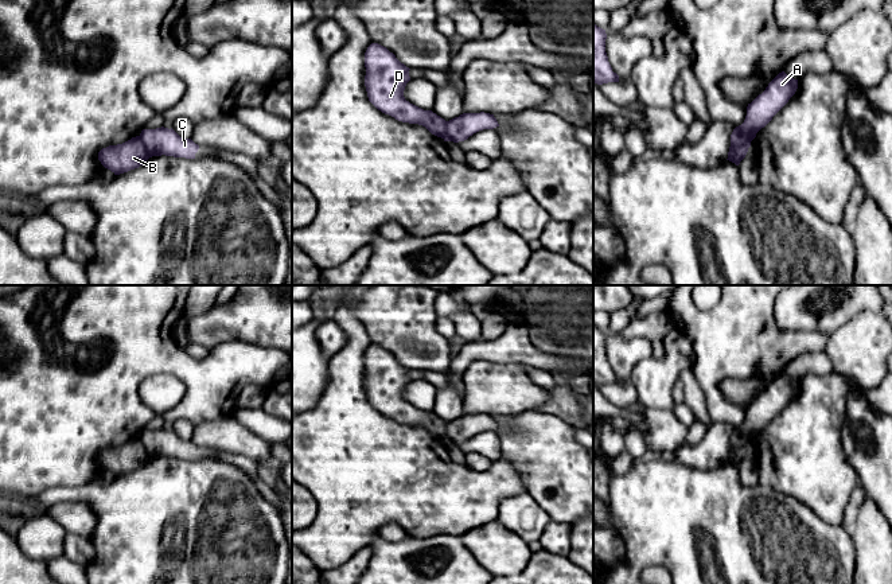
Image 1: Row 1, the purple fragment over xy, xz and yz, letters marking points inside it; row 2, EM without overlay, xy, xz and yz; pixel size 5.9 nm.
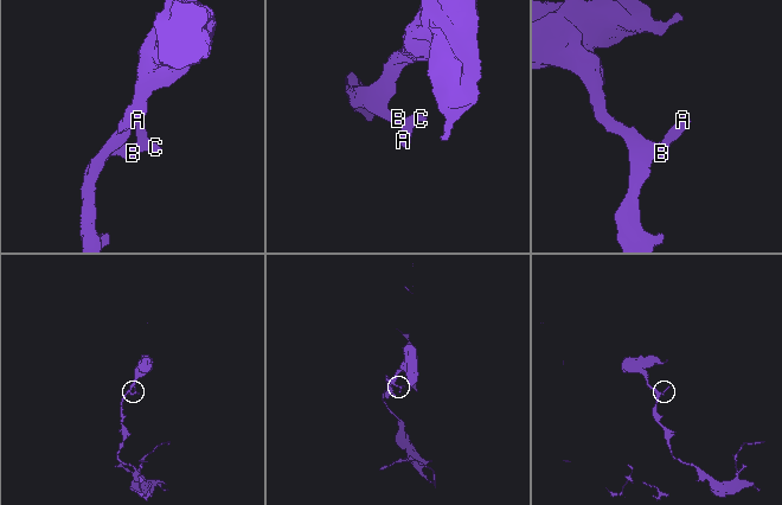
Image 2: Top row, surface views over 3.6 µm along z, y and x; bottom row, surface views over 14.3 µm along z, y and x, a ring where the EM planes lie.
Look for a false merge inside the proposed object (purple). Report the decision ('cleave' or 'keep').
cleave

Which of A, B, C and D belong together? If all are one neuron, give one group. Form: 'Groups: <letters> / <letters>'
Groups: A C / B D

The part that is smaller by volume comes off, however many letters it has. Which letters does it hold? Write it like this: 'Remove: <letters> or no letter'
Remove: A, C

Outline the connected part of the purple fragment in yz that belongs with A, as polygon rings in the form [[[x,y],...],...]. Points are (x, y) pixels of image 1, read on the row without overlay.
[[[784,373],[779,374],[766,392],[748,405],[745,421],[733,431],[731,445],[749,449],[756,435],[788,404],[796,390],[798,381]]]

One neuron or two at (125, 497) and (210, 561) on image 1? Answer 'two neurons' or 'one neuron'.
one neuron

